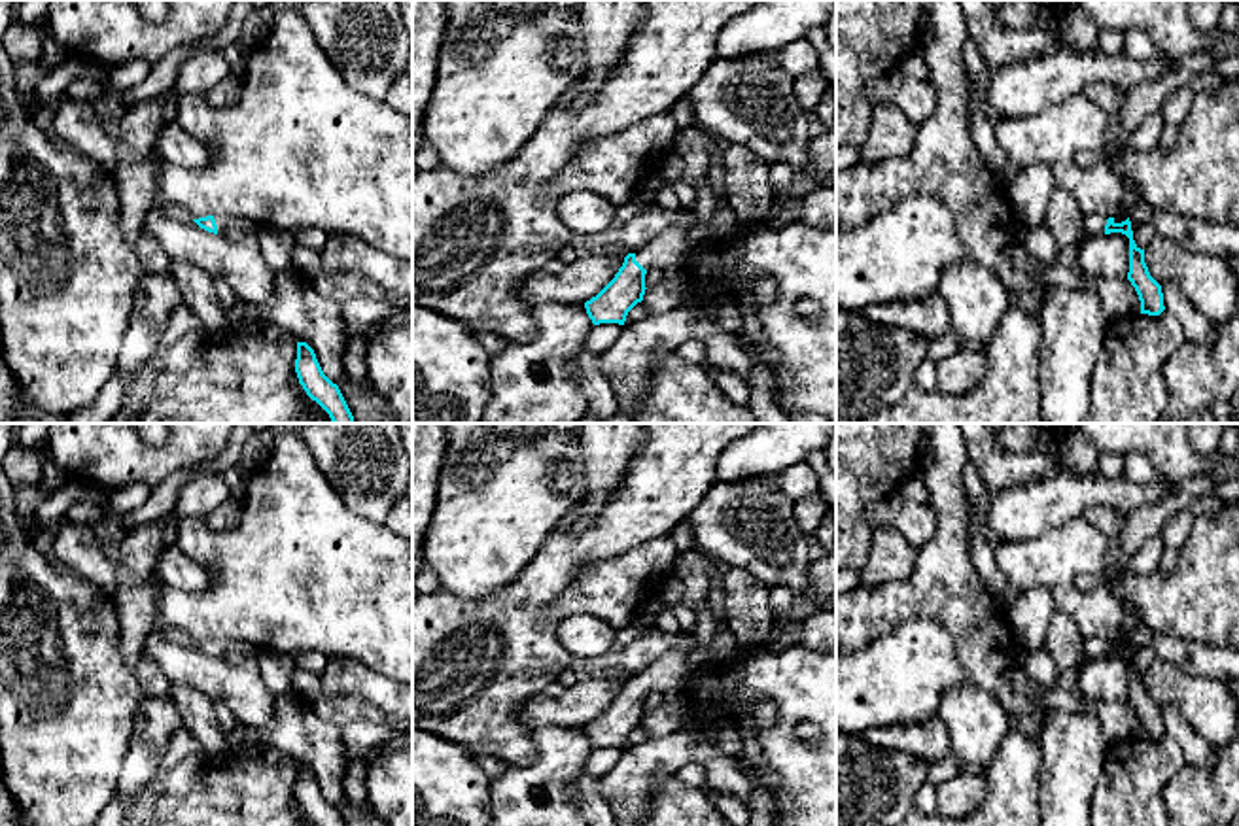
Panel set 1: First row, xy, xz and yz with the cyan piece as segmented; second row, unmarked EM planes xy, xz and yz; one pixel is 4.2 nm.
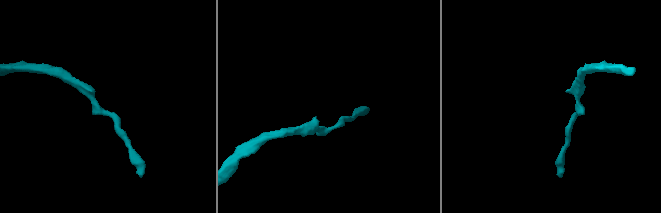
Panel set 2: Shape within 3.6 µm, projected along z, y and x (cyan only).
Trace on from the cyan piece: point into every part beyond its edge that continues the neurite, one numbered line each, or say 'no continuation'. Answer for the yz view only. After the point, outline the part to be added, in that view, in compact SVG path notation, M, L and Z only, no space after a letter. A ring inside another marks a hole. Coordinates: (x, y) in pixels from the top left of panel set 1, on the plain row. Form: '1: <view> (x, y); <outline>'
1: yz (1094, 647); M1091 637L1084 641L1084 658L1105 658L1107 639Z

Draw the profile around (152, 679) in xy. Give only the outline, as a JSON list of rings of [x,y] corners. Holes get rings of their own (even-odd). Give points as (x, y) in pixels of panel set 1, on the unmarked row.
[[[144,652],[138,667],[134,669],[134,675],[148,697],[166,696],[170,692],[172,682],[159,669],[159,665]]]

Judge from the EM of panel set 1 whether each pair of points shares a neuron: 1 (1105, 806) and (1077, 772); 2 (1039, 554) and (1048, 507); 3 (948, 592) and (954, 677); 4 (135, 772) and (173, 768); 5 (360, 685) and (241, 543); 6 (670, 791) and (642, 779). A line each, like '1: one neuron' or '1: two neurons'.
1: two neurons
2: two neurons
3: two neurons
4: two neurons
5: two neurons
6: two neurons

